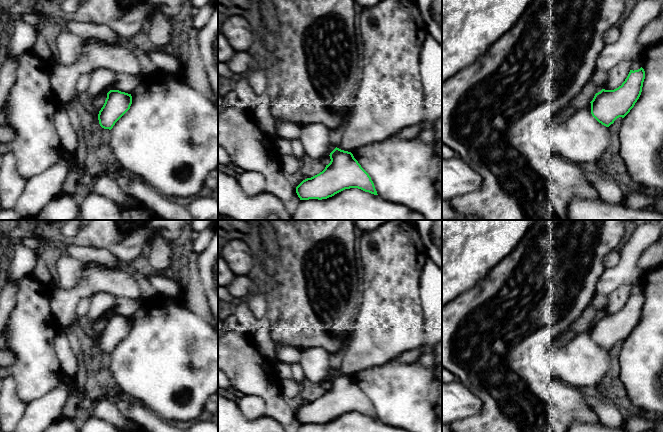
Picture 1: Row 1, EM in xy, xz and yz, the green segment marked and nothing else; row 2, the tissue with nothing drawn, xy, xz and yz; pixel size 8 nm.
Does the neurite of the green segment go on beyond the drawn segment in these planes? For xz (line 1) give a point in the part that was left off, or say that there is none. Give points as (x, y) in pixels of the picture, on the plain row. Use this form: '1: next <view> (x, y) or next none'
1: next none

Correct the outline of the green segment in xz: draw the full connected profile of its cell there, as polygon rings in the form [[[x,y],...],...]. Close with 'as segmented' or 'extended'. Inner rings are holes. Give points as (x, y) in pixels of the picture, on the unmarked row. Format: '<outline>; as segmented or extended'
[[[336,371],[329,380],[331,385],[322,396],[296,411],[300,424],[327,423],[350,412],[378,419],[371,401],[351,376]]]; as segmented

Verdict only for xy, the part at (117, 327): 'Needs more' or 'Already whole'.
Already whole

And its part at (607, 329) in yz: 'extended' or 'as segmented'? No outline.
as segmented

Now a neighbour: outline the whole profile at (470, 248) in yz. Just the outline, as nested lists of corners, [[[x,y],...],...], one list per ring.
[[[442,220],[442,307],[474,287],[538,220]]]

